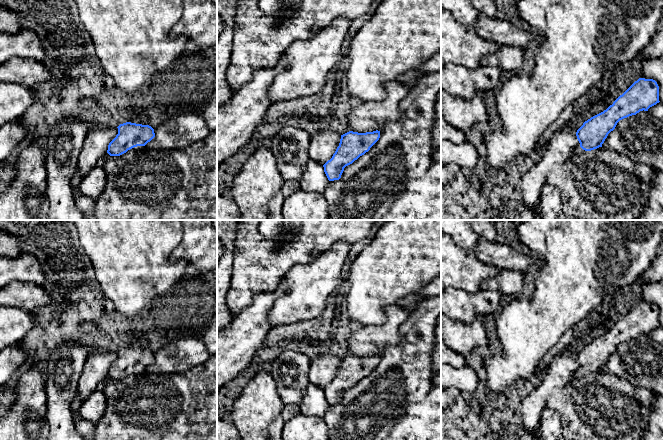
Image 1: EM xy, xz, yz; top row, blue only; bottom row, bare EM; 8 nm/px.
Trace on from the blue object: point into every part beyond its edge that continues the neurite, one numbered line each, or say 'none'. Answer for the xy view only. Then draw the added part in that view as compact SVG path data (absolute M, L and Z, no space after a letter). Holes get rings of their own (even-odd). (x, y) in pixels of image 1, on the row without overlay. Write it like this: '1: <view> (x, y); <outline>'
none

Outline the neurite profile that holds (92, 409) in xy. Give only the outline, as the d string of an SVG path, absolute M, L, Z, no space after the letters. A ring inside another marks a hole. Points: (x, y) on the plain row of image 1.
M94 391L86 399L82 400L79 408L79 416L92 424L96 424L104 415L107 400L102 391Z

